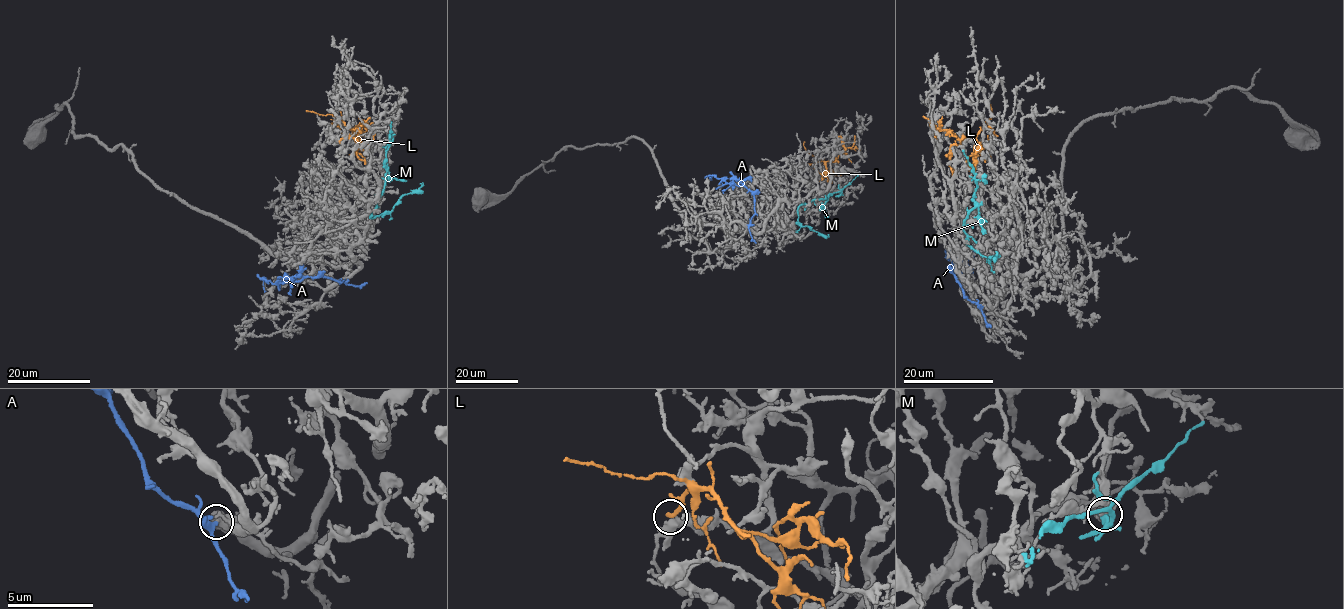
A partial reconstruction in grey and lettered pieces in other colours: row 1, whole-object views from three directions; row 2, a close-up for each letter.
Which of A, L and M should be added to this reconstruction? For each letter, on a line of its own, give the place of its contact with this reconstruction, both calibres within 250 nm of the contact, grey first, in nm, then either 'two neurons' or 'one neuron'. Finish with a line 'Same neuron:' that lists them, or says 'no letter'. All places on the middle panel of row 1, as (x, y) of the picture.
A: (747, 224) | 280/190 nm | one neuron
L: (807, 164) | 360/240 nm | two neurons
M: (840, 192) | 420/320 nm | two neurons
Same neuron: A

